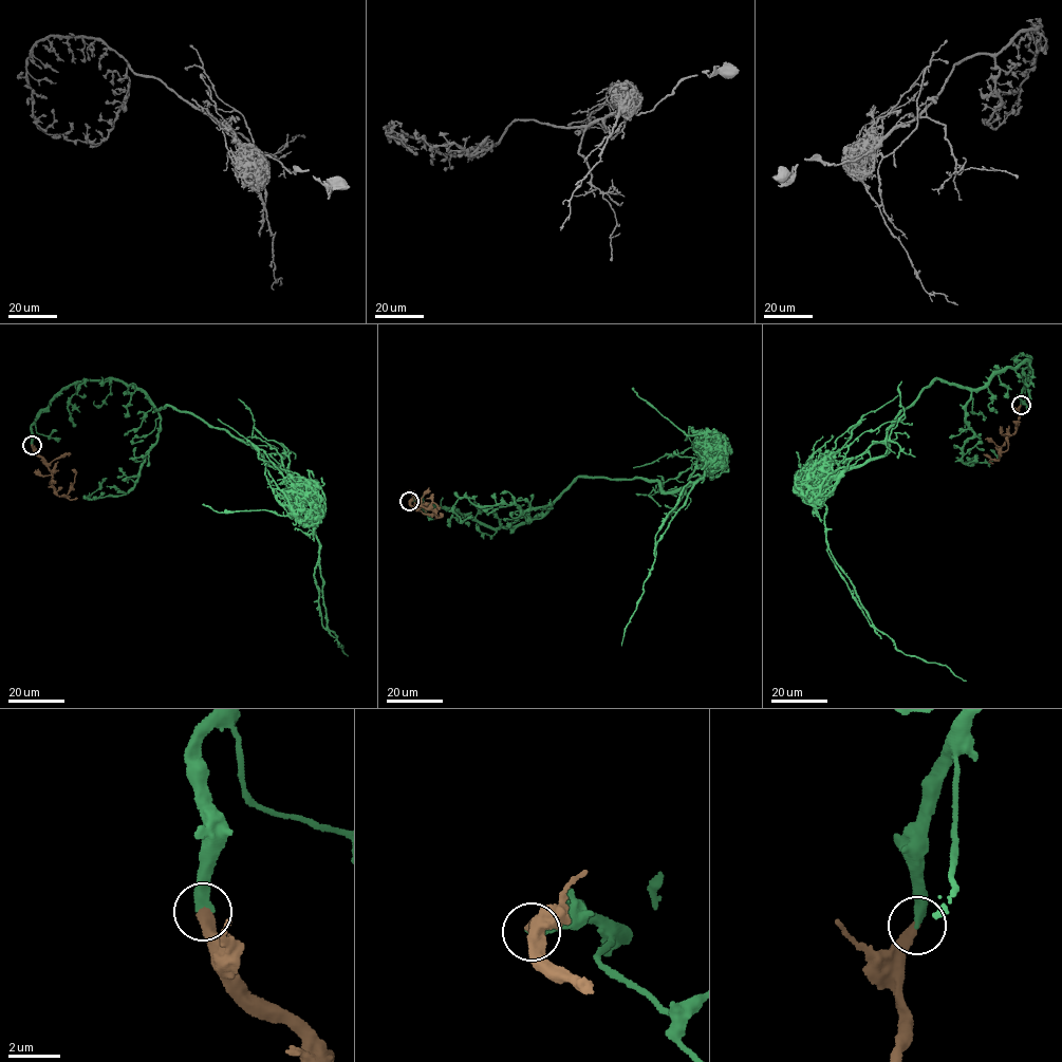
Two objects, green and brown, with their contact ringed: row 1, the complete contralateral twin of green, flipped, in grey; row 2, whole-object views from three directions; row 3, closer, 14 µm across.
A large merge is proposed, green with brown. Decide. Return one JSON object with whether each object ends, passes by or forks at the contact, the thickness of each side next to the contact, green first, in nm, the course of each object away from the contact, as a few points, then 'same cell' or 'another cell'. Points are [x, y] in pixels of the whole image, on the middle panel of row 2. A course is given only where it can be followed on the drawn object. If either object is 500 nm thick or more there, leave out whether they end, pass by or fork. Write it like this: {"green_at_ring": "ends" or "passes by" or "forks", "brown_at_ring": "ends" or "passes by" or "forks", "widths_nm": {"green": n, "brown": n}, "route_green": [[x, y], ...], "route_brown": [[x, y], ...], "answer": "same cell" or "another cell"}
{"green_at_ring": "ends", "brown_at_ring": "ends", "widths_nm": {"green": 420, "brown": 440}, "route_green": [[408, 501], [513, 528], [578, 477], [675, 492], [708, 465], [657, 541], [621, 646]], "route_brown": [[409, 501], [416, 509], [418, 503], [433, 511], [436, 518], [442, 516], [440, 513]], "answer": "same cell"}

